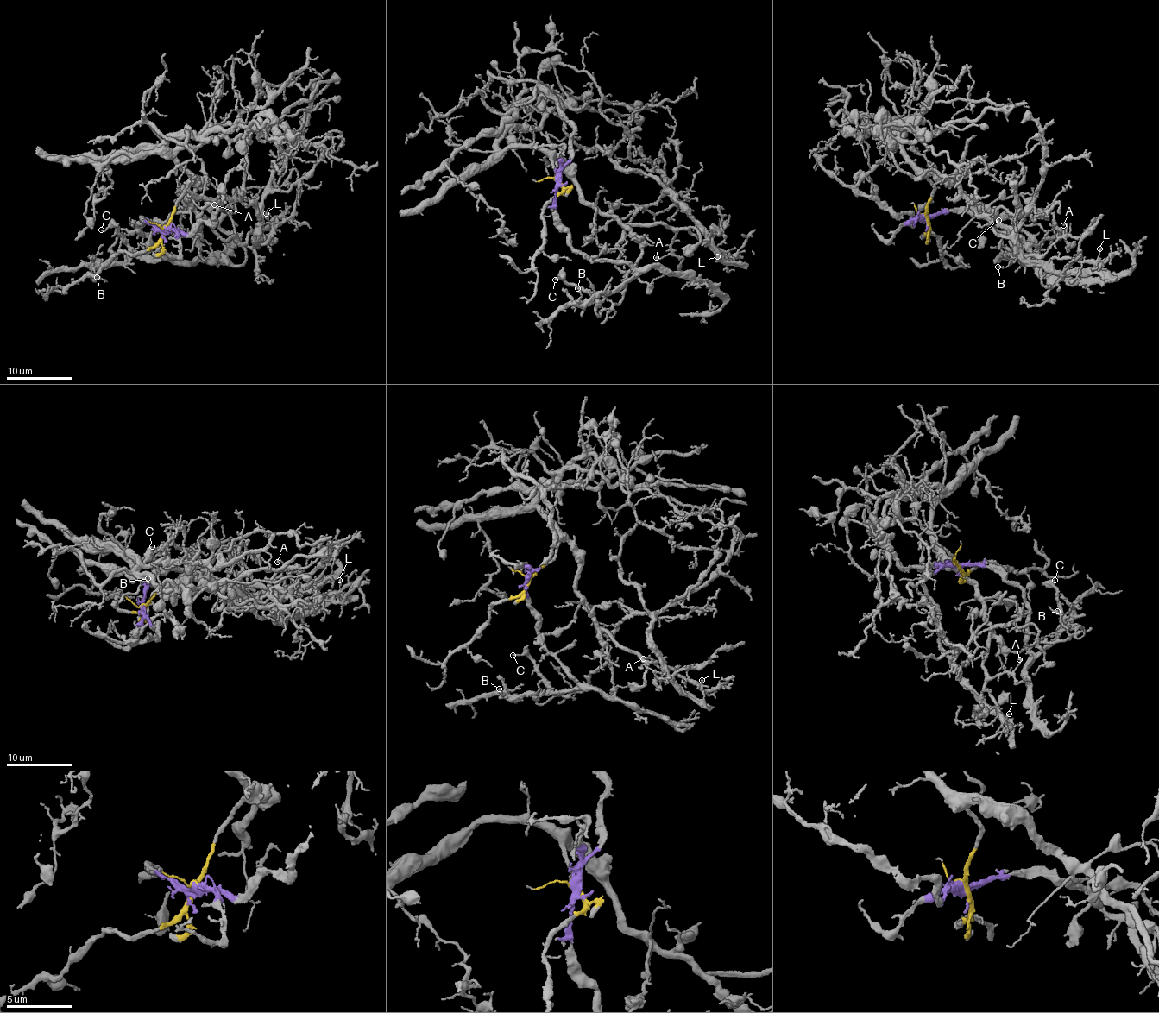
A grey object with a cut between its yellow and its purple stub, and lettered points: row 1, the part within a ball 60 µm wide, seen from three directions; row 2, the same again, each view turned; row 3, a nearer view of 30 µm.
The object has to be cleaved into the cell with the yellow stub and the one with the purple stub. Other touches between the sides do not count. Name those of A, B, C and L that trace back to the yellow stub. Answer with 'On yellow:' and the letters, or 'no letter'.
On yellow: A, L

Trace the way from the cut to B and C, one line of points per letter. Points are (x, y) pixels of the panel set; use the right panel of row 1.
B: (926, 219), (960, 210), (982, 215), (1006, 235), (1019, 258), (1035, 262), (1020, 258), (998, 267)
C: (926, 219), (960, 210), (982, 215), (1006, 235), (1019, 258), (1035, 262), (1030, 236), (1010, 217), (998, 220)

